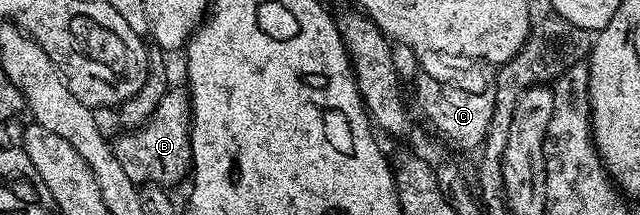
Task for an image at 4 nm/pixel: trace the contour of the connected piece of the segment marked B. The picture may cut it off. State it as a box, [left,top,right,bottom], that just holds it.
[112,89,192,189]

